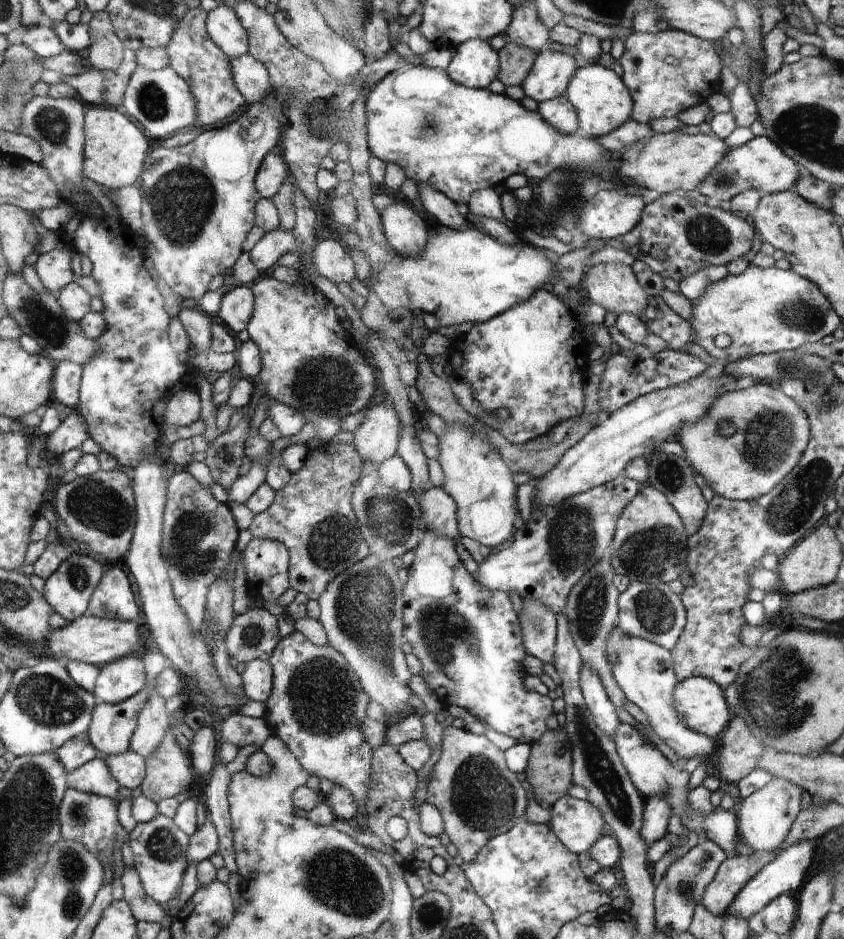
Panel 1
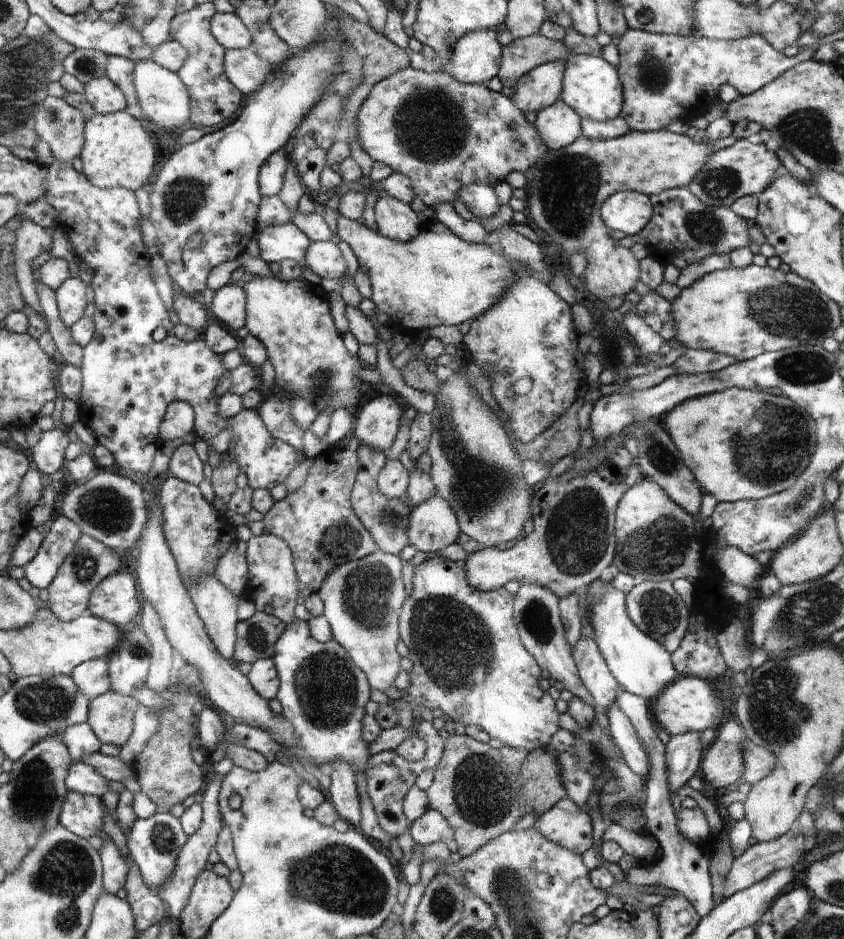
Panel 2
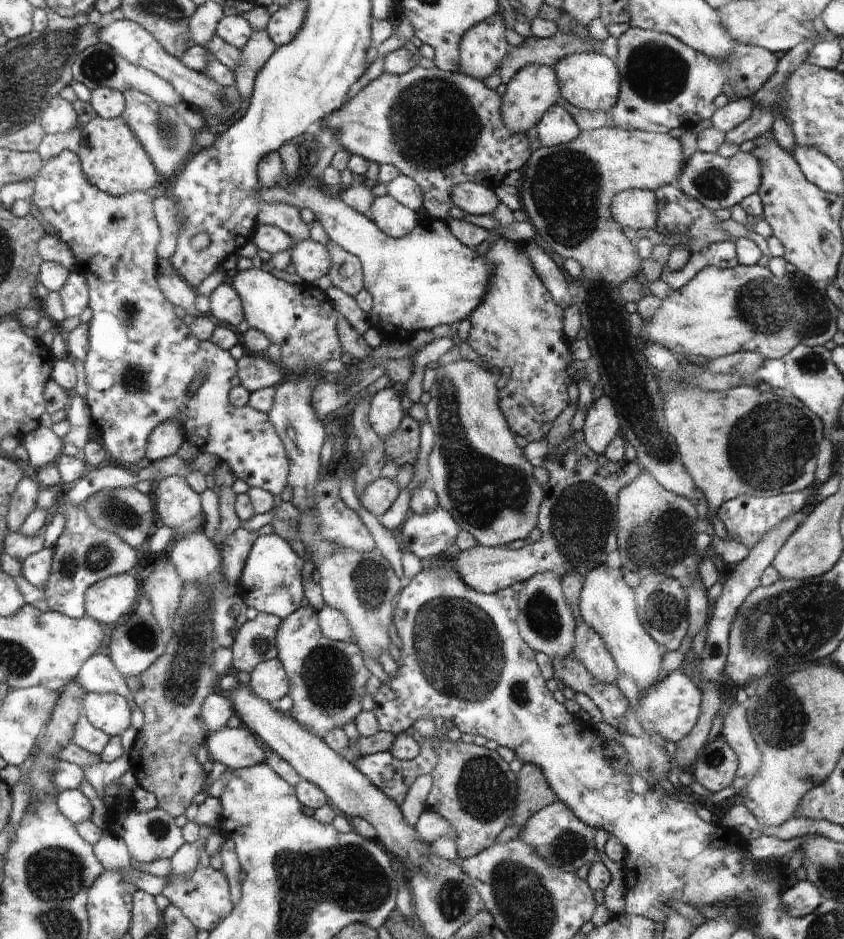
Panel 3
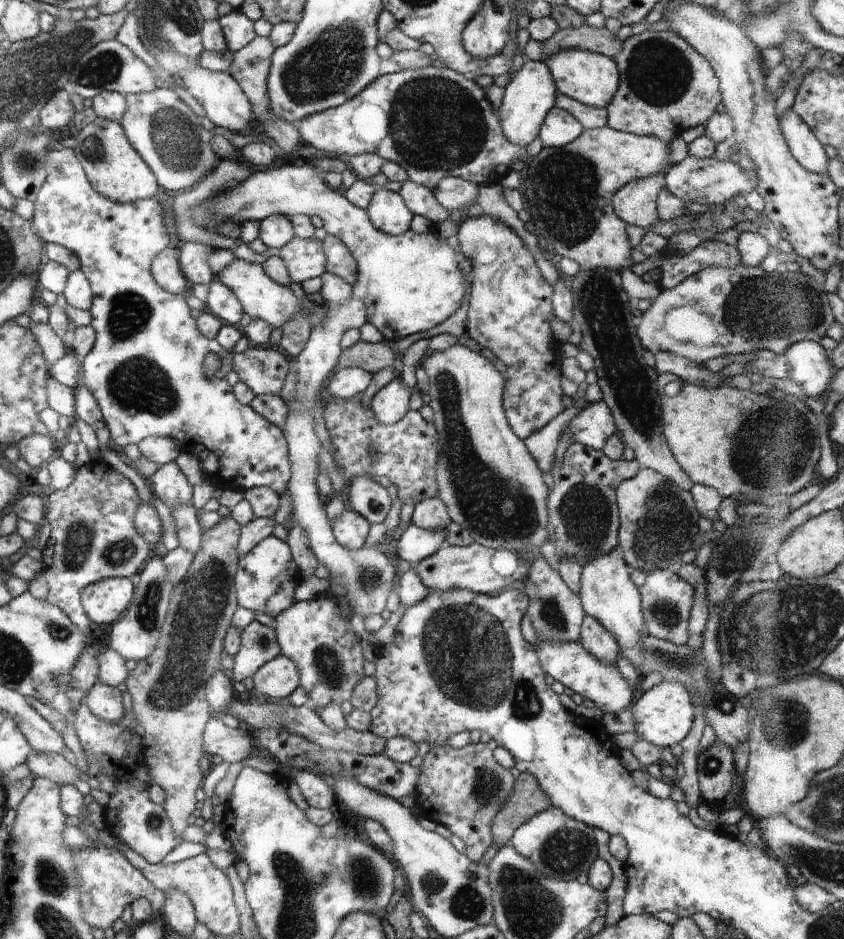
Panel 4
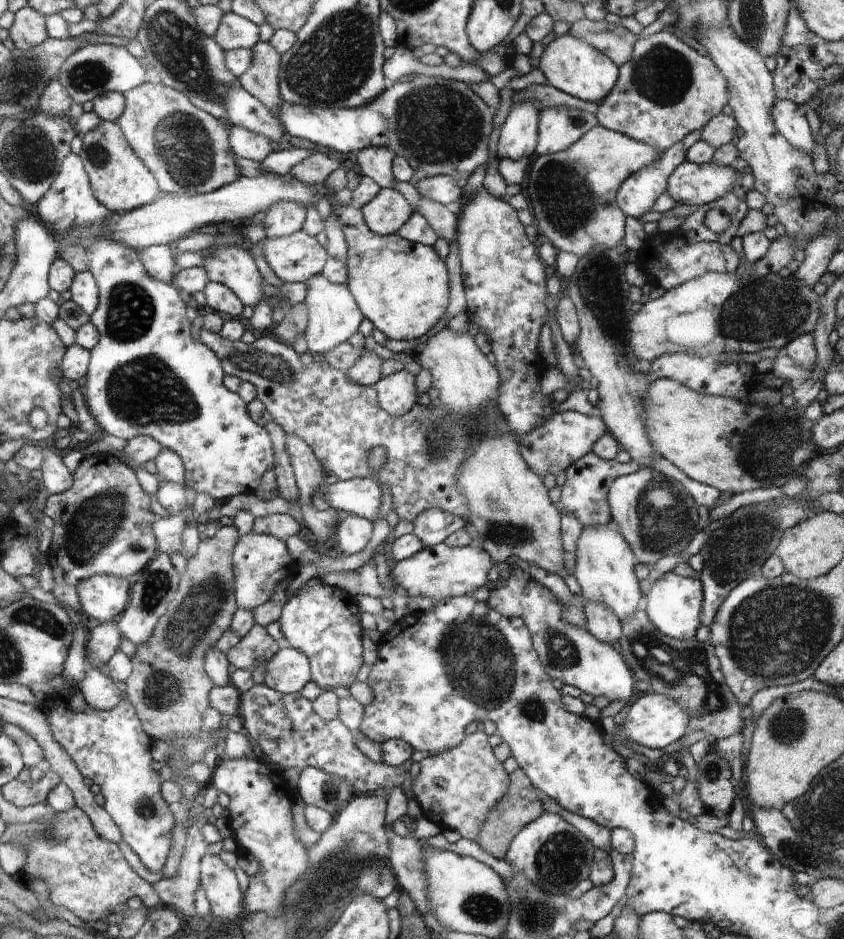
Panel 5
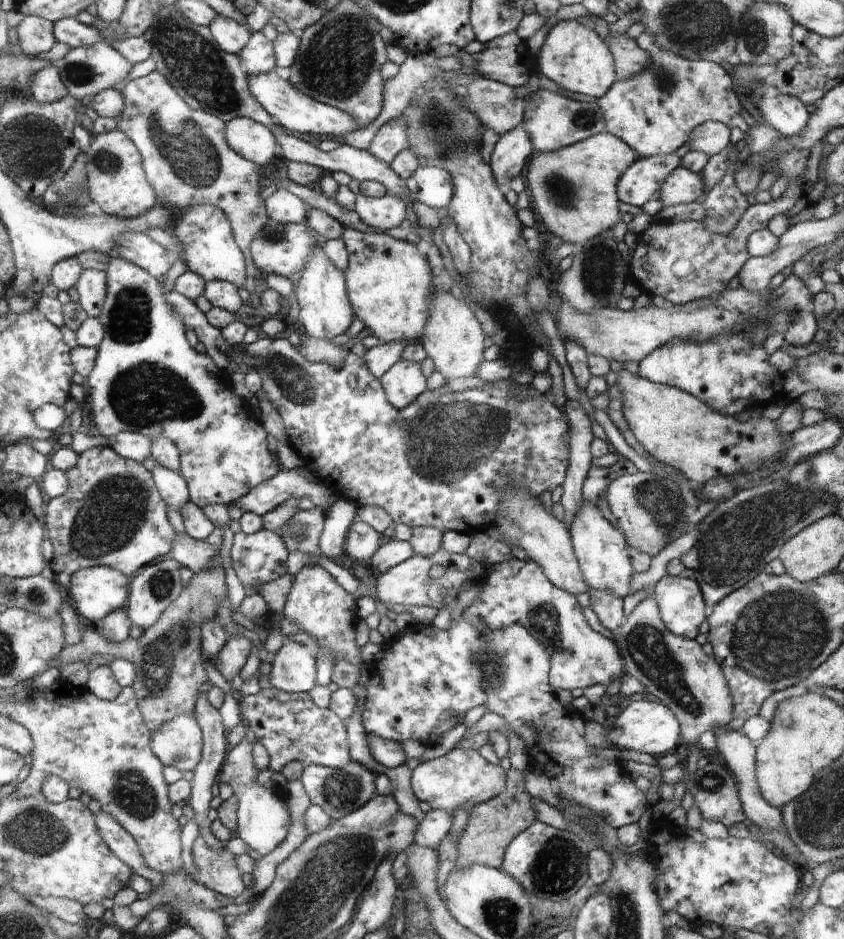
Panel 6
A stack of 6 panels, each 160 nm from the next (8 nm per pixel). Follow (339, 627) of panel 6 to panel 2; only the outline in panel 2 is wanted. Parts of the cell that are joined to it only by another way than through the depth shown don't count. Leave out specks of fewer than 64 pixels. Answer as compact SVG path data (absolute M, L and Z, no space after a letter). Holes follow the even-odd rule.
M296 617L295 623L286 626L286 632L275 647L275 662L279 678L279 689L276 699L282 705L283 719L288 720L296 728L300 736L300 746L319 763L326 764L332 759L342 759L353 768L355 774L366 770L370 760L371 749L364 740L363 719L366 718L366 703L370 700L370 681L367 673L353 661L347 649L333 638L328 642L318 642L310 632L307 621Z

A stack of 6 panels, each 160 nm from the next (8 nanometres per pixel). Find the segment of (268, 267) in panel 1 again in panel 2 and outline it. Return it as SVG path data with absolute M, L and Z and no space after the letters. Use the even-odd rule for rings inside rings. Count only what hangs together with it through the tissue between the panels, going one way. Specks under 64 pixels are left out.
M294 223L262 228L257 242L260 247L260 258L271 267L276 267L282 260L294 260L302 267L301 277L304 280L320 284L321 278L318 275L312 275L302 266L303 255L311 246L311 240Z

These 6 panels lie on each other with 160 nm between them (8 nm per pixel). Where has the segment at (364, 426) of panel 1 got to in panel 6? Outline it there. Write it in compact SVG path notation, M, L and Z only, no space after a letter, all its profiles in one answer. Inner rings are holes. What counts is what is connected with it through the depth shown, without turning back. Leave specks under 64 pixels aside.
M400 360L379 379L383 383L387 399L397 409L402 410L426 390L422 364L409 360Z

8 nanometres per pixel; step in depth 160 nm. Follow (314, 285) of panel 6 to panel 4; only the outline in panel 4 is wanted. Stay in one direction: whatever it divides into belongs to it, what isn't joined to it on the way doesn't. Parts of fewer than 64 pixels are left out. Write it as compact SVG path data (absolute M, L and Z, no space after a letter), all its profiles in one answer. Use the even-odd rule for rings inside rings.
M352 295L345 303L328 303L328 318L324 322L314 324L311 333L304 347L304 350L297 356L297 387L296 402L289 413L283 426L283 433L287 439L290 449L291 480L290 493L293 504L293 513L296 522L307 532L308 540L312 552L316 555L318 563L324 564L329 570L329 577L326 578L331 583L331 576L342 577L345 580L347 594L346 598L353 594L353 611L366 618L371 614L380 614L386 606L388 594L393 589L395 573L395 561L392 553L388 549L379 547L359 548L351 551L344 548L339 541L334 540L332 529L324 506L320 502L318 490L316 490L316 456L320 450L320 440L314 431L314 410L318 392L324 384L324 378L336 368L338 356L342 356L343 349L340 347L340 339L346 330L350 328L360 328L367 320L366 305L359 298Z

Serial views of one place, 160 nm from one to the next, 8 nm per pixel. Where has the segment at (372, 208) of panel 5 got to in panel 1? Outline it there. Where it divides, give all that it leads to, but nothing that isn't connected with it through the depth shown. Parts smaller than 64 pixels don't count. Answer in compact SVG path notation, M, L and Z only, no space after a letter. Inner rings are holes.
M394 201L378 212L381 231L388 244L405 255L417 255L424 250L430 233L412 208Z

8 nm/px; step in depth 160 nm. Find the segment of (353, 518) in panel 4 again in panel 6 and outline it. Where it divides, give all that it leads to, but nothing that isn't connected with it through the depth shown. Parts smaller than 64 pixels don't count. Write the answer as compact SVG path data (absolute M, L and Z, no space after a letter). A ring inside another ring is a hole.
M356 519L347 532L345 553L367 563L370 558L373 558L372 554L379 550L380 535L369 524Z

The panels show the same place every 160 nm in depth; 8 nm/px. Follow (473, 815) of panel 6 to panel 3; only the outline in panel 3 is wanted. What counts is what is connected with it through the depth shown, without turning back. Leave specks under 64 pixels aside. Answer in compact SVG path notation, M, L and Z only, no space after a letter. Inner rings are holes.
M524 763L518 776L519 804L515 810L514 820L510 824L521 828L532 815L554 803L558 798L551 785L547 783L540 767Z

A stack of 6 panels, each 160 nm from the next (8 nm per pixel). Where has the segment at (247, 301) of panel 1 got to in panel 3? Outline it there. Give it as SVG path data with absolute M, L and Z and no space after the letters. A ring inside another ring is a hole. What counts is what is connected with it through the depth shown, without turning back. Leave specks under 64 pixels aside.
M222 283L217 286L209 299L209 314L213 314L220 322L238 326L244 320L245 312L242 312L242 300L232 284Z

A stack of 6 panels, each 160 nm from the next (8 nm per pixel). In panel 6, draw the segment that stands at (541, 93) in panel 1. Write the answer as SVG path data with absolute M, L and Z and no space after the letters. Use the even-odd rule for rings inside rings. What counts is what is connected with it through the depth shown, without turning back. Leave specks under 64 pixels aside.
M522 124L500 137L494 146L489 164L502 190L510 187L511 180L522 172L528 156L535 153L530 134Z

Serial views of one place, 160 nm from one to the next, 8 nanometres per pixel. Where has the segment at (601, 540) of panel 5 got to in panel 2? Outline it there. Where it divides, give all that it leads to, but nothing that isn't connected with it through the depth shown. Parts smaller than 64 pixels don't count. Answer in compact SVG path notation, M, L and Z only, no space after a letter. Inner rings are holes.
M598 580L590 586L589 620L595 632L595 643L620 689L643 698L648 704L680 678L671 653L649 637L627 612L626 594L611 582Z

